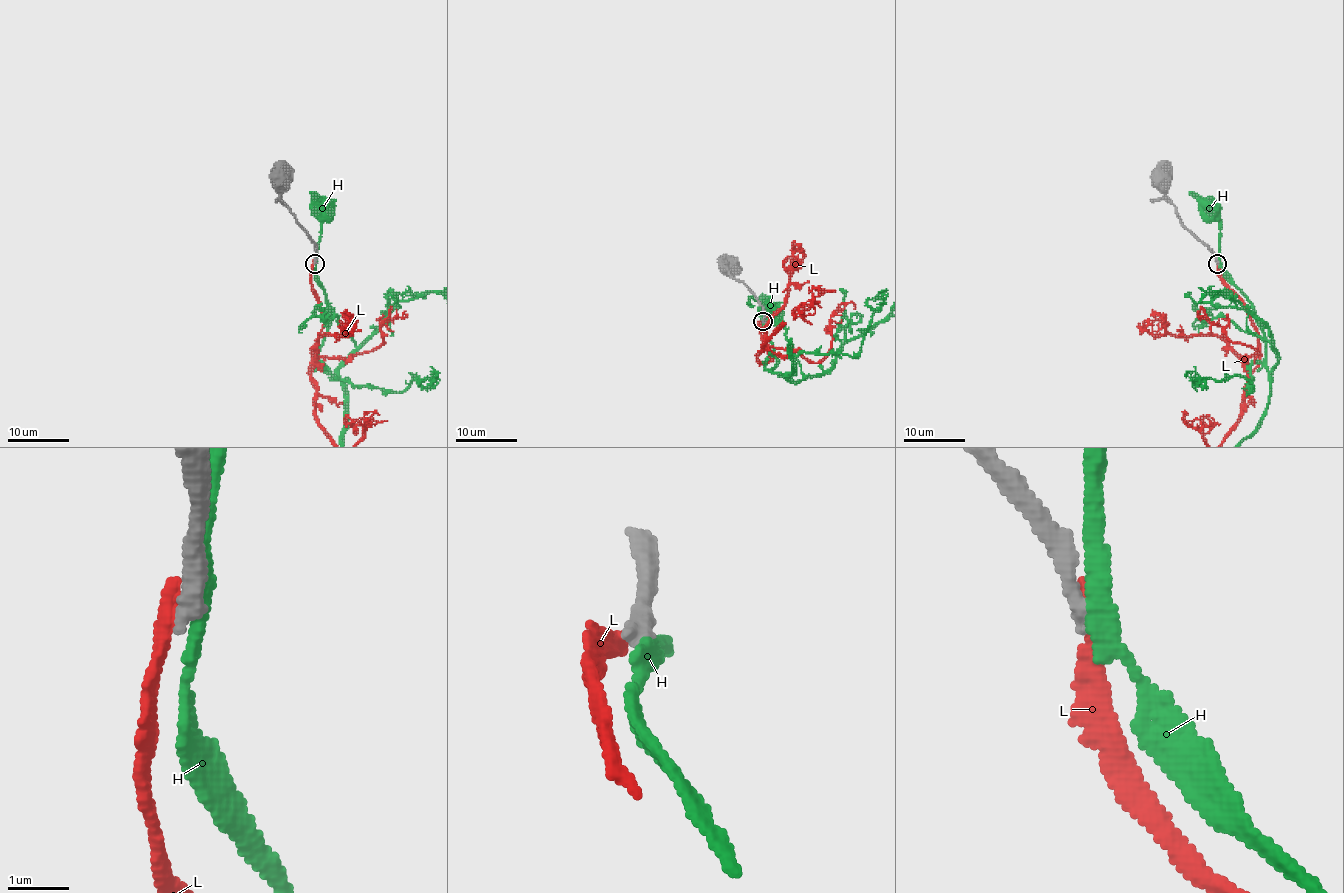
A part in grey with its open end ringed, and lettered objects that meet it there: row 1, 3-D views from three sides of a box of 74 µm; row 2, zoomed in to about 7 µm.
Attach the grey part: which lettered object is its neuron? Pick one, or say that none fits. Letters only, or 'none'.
none

